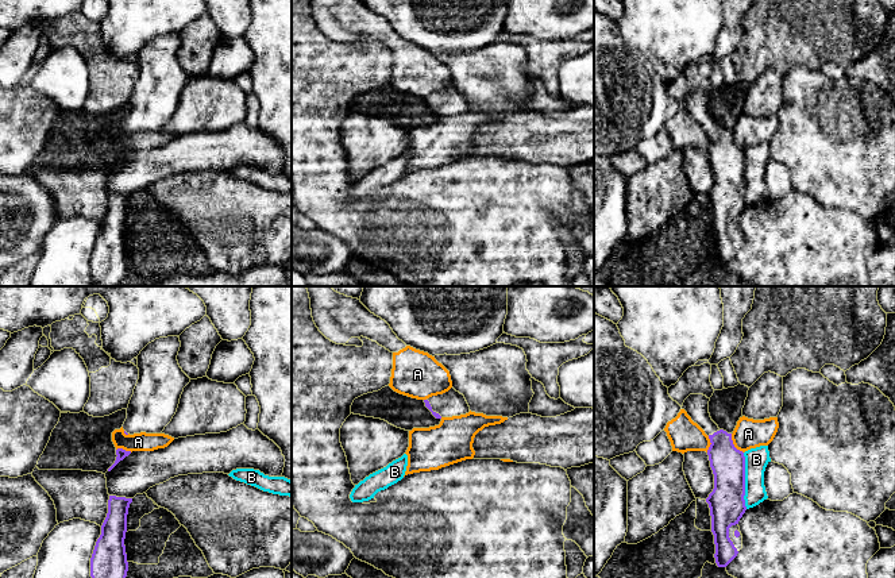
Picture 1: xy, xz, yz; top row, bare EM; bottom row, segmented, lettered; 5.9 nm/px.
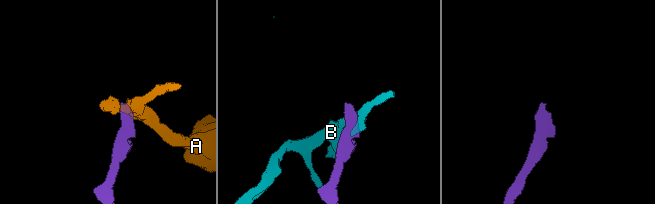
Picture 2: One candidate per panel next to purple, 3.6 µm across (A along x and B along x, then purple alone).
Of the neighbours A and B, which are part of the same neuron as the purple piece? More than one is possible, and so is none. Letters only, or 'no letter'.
no letter

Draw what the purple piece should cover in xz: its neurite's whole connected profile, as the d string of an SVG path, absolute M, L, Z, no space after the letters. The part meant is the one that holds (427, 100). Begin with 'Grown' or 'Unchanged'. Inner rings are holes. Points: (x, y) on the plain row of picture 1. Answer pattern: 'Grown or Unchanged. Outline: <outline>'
Grown. Outline: M454 85L443 92L432 93L424 100L436 116L460 113L470 109L464 93Z

